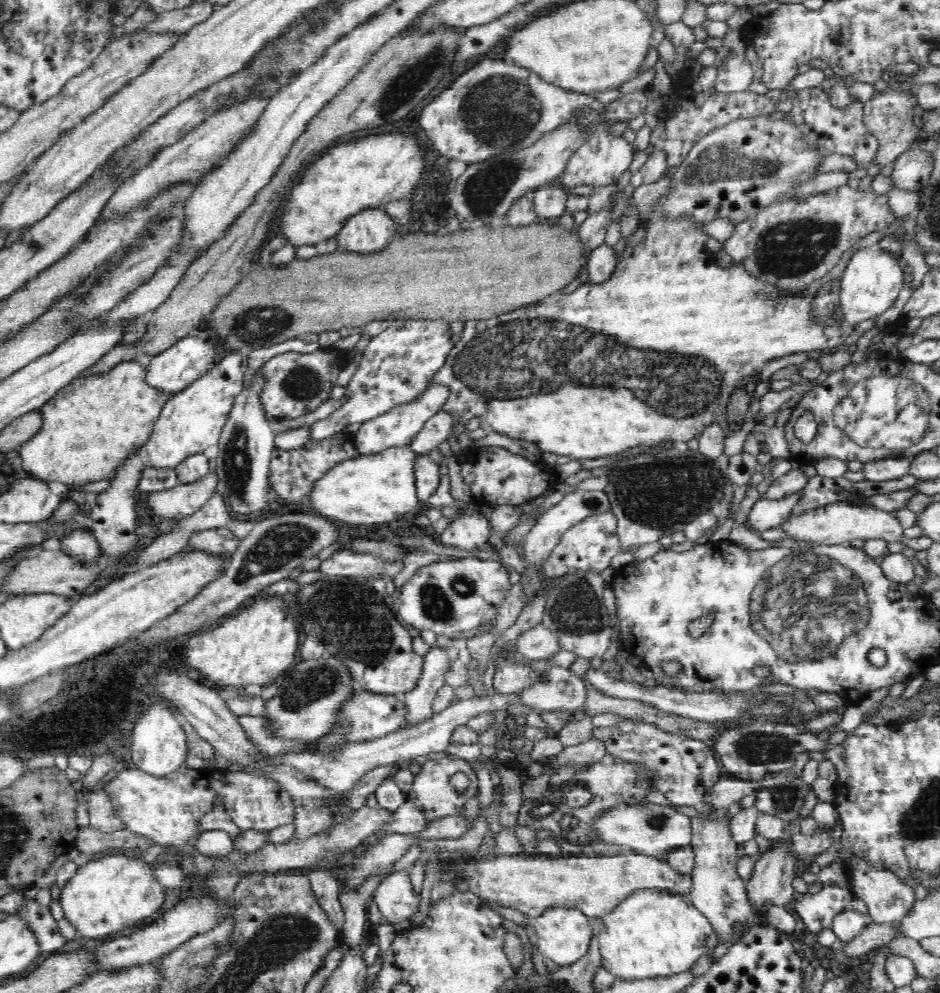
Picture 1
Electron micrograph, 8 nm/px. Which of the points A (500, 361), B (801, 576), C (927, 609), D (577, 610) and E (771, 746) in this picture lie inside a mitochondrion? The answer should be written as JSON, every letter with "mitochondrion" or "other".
{"A":"mitochondrion","B":"mitochondrion","C":"other","D":"mitochondrion","E":"mitochondrion"}

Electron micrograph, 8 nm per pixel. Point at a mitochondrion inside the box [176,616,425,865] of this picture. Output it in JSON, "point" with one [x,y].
{"point":[300,690]}

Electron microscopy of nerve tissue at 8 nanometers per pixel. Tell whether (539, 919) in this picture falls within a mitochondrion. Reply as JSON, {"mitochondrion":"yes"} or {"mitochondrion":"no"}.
{"mitochondrion":"no"}

